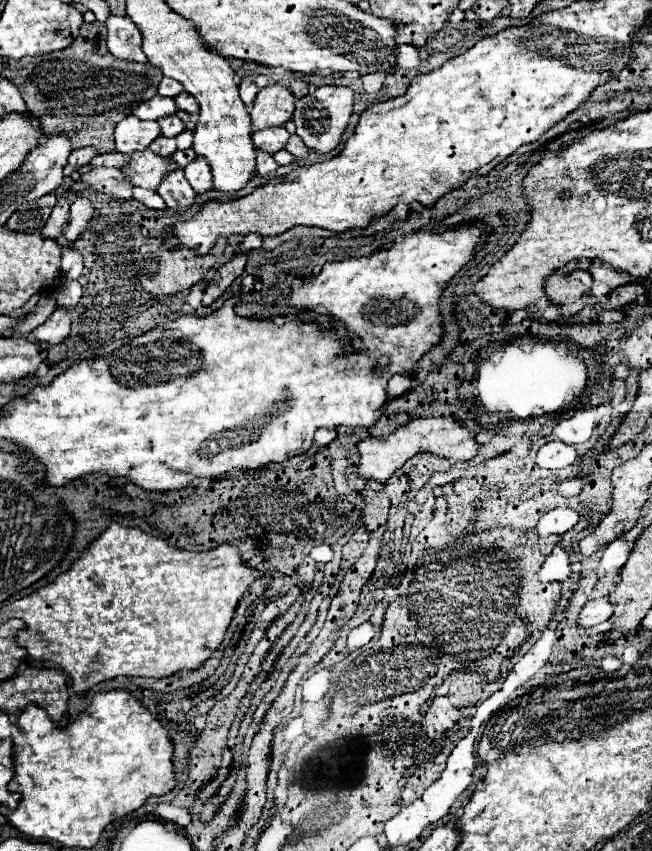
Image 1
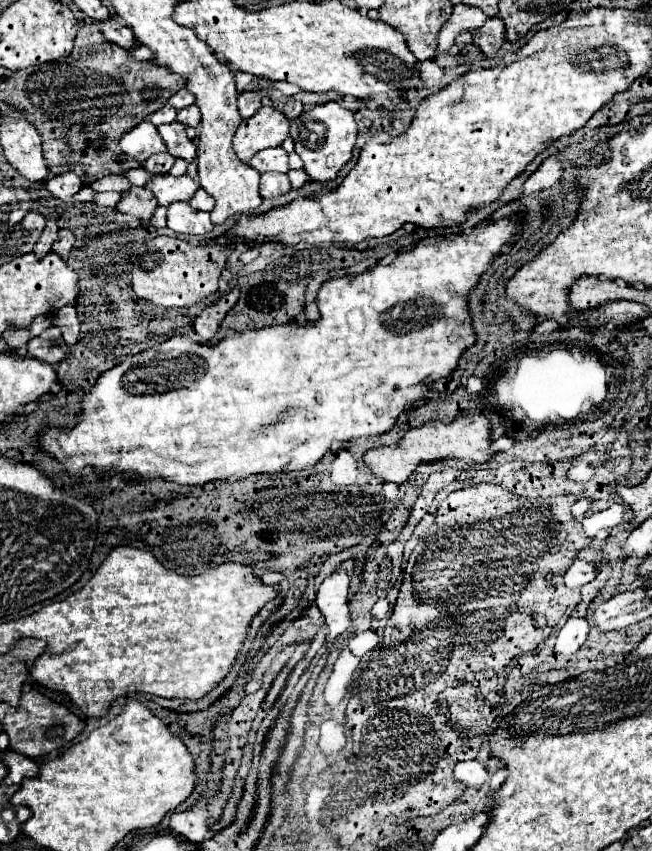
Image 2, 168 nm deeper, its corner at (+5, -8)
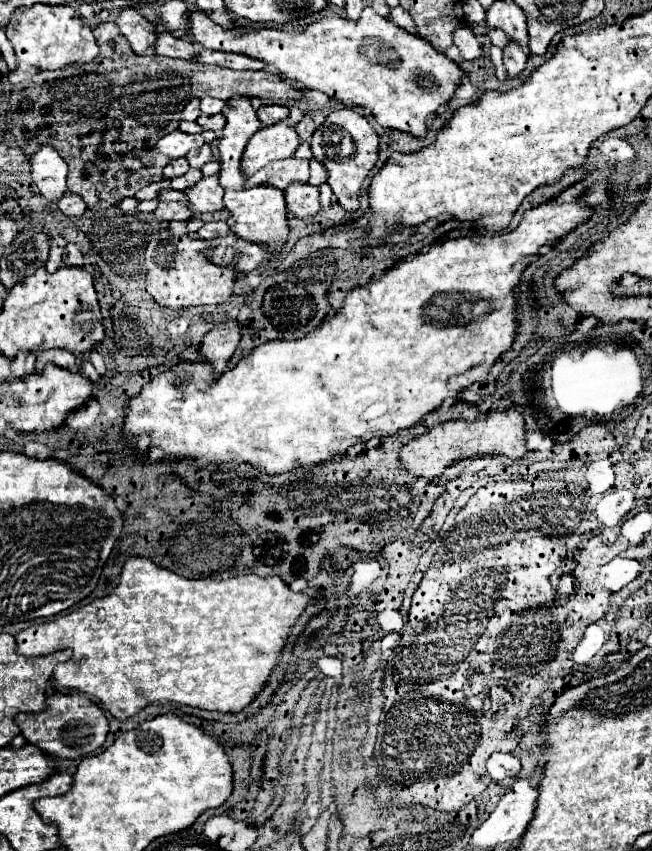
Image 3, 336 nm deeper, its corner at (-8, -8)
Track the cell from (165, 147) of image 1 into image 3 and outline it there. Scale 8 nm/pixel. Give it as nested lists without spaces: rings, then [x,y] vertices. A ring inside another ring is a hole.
[[[176,158],[176,160],[170,160],[170,164],[164,168],[164,176],[170,180],[170,178],[176,178],[176,176],[182,176],[188,172],[188,160],[186,158]]]

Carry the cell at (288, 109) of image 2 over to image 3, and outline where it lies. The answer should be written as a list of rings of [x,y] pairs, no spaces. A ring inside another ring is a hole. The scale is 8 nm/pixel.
[[[304,116],[304,120],[300,124],[296,124],[296,132],[298,132],[298,136],[302,140],[308,140],[314,134],[314,130],[316,130],[316,126],[314,126],[314,122],[312,122],[310,116]]]

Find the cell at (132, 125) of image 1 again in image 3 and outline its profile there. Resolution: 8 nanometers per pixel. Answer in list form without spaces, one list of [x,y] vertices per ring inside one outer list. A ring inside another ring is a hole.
[[[176,130],[176,132],[160,138],[156,144],[156,150],[160,150],[162,154],[166,154],[170,158],[182,158],[192,148],[200,148],[202,144],[204,144],[202,134],[184,134],[184,132]]]

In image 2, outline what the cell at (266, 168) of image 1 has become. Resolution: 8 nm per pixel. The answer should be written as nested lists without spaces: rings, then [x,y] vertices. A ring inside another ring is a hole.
[[[263,172],[261,182],[259,182],[259,192],[263,198],[275,198],[291,190],[291,182],[287,174],[279,172]]]

